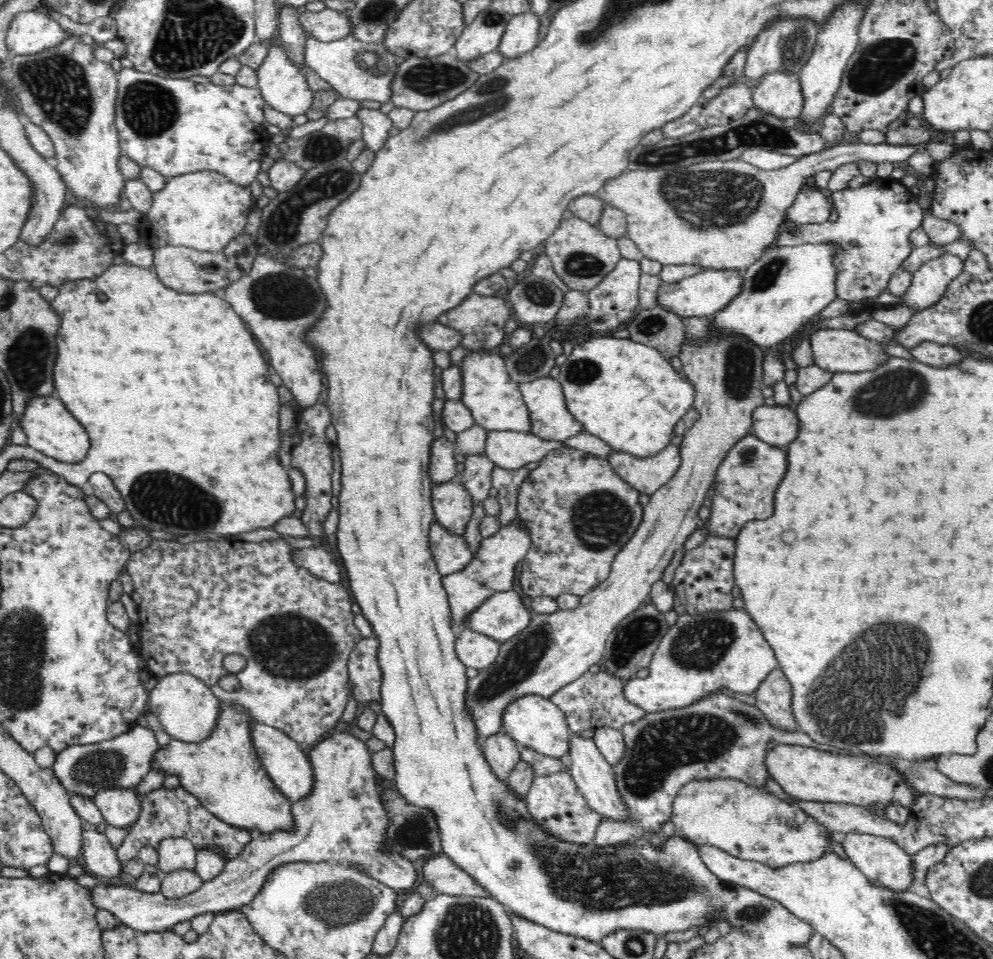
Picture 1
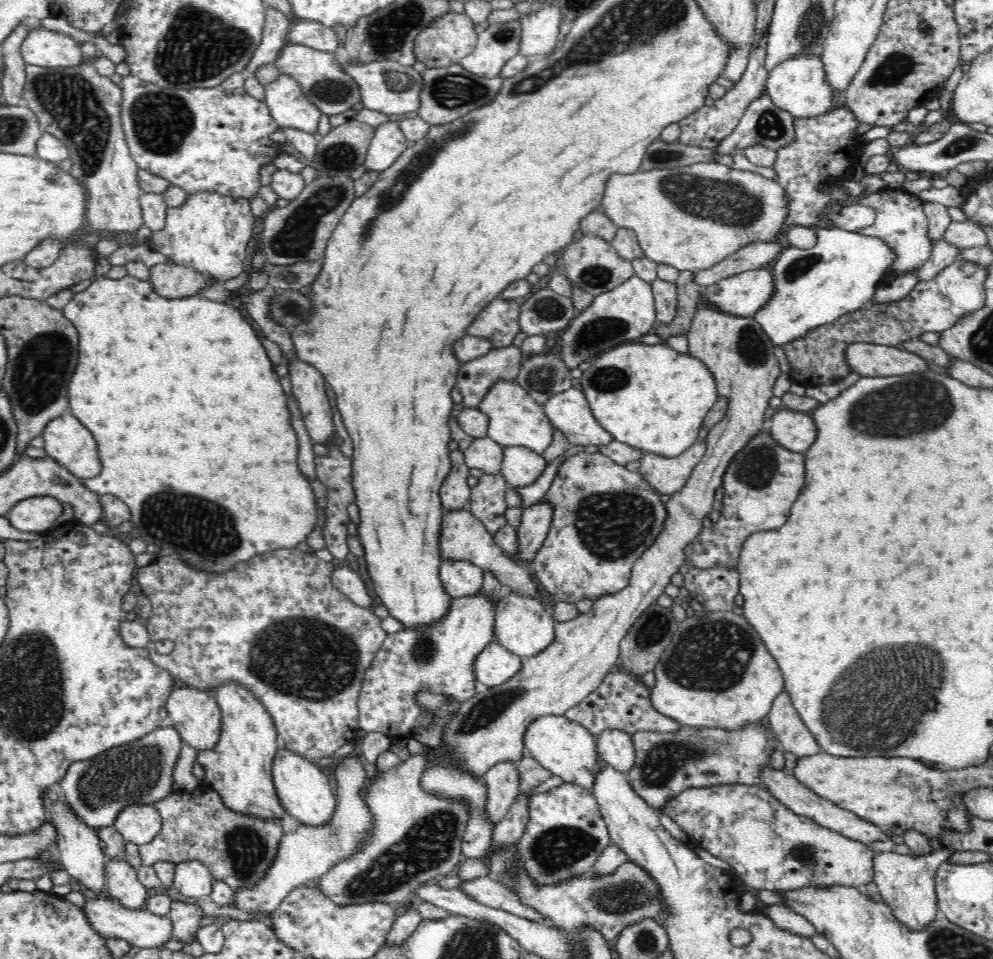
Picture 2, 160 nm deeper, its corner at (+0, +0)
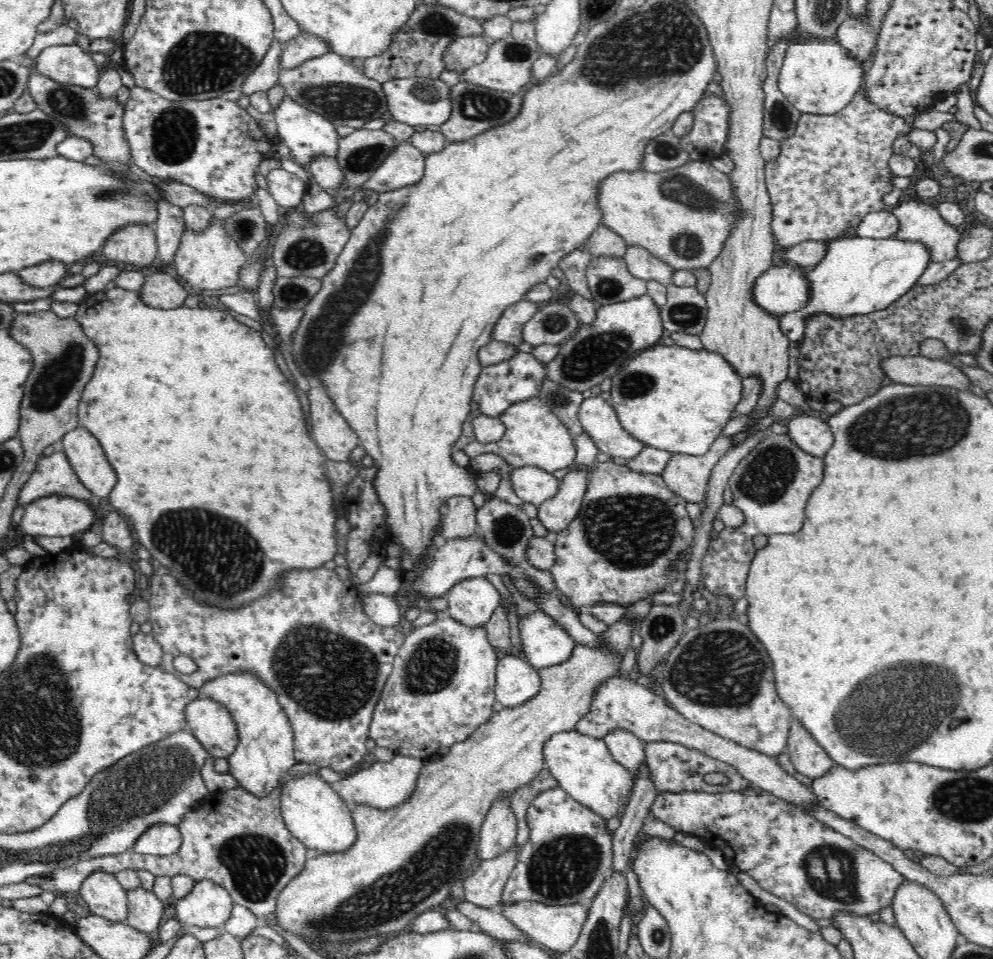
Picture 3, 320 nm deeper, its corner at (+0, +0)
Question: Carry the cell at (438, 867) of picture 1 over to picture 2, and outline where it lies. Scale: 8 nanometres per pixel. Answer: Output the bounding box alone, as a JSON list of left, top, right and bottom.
[458,876,555,928]

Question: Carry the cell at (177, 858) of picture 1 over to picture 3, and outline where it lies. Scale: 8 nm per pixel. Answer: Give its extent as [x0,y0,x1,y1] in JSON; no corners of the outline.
[173,880,235,929]

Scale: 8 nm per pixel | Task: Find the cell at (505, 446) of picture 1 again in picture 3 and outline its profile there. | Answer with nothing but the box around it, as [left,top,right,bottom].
[510,466,560,507]

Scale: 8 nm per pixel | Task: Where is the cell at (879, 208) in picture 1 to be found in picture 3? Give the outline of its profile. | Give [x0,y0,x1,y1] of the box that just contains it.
[892,197,965,262]

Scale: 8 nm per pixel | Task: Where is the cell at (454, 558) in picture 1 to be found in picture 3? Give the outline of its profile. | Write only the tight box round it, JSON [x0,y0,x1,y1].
[446,576,502,627]

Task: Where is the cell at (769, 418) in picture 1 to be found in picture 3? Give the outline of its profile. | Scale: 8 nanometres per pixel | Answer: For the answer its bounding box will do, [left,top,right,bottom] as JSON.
[784,413,833,457]

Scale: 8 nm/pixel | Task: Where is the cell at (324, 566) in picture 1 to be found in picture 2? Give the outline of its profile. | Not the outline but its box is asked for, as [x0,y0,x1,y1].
[332,562,376,609]

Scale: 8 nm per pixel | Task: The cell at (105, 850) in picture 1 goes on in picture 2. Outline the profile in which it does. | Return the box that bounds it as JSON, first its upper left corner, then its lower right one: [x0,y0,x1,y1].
[105,859,148,908]

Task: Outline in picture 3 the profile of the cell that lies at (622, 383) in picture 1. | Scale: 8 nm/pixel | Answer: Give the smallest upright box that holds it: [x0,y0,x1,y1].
[604,344,742,456]

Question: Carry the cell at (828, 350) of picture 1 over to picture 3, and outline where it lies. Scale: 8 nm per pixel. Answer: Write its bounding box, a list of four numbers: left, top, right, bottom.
[880,355,973,392]

